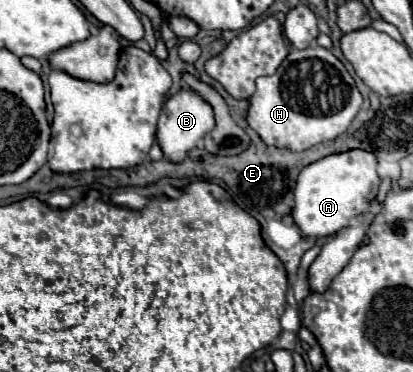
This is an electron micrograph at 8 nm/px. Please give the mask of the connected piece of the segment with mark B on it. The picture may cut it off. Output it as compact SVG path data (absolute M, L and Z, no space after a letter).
M179 90L165 102L161 110L159 124L157 124L157 140L159 140L159 146L163 148L163 154L169 160L181 162L191 148L204 147L204 136L213 128L215 128L215 118L213 118L213 108L209 106L209 102L201 98L195 90Z

